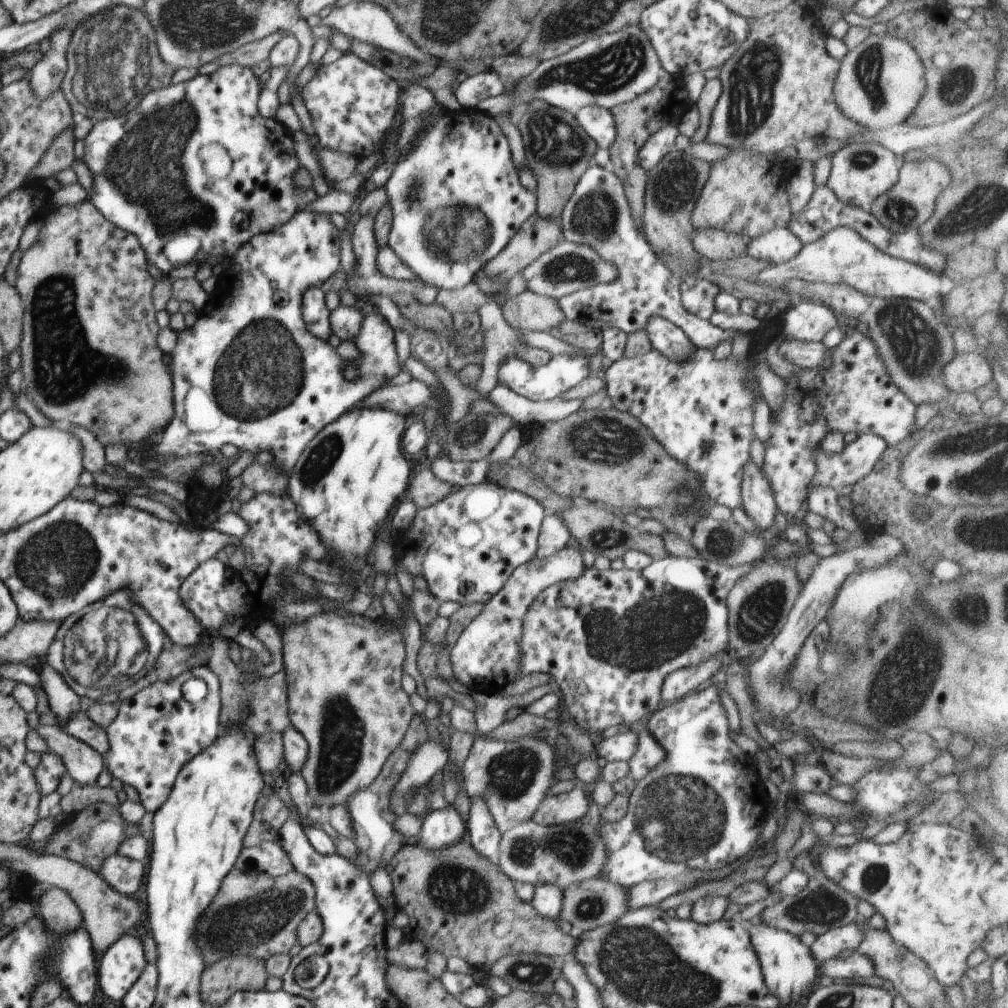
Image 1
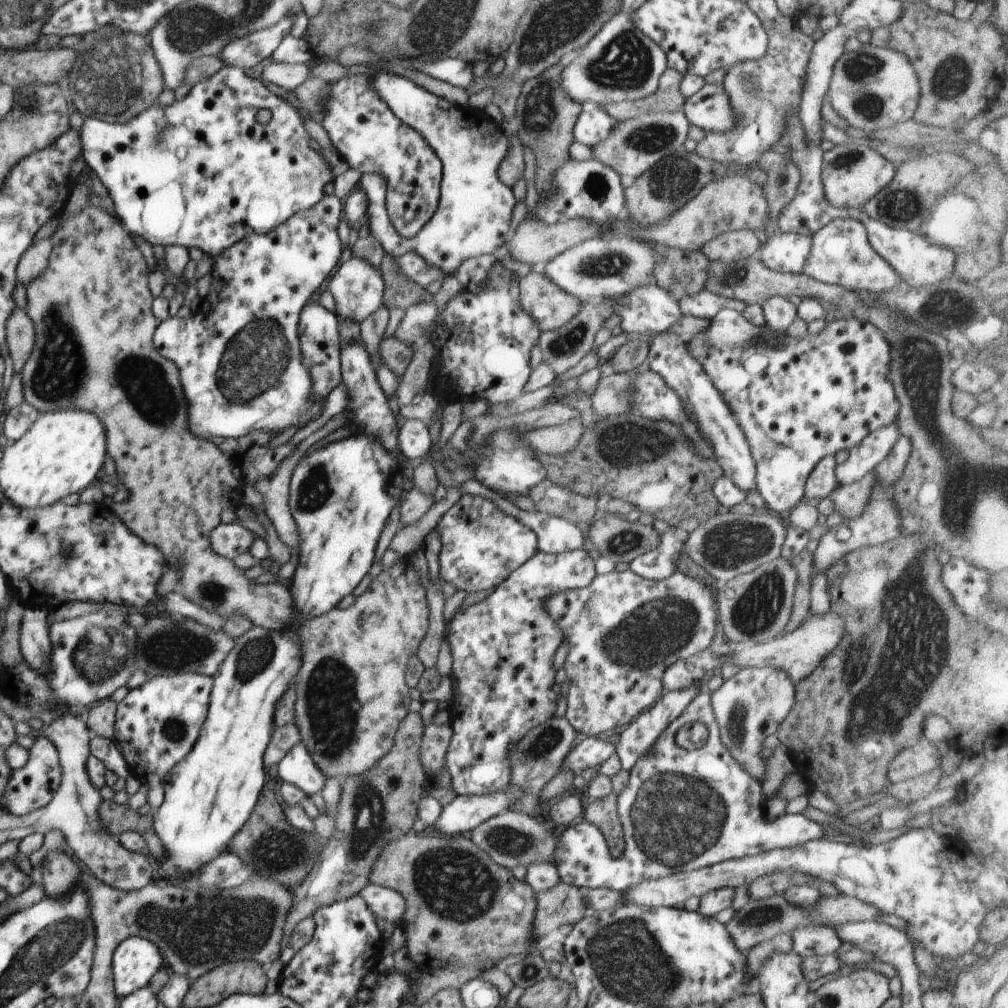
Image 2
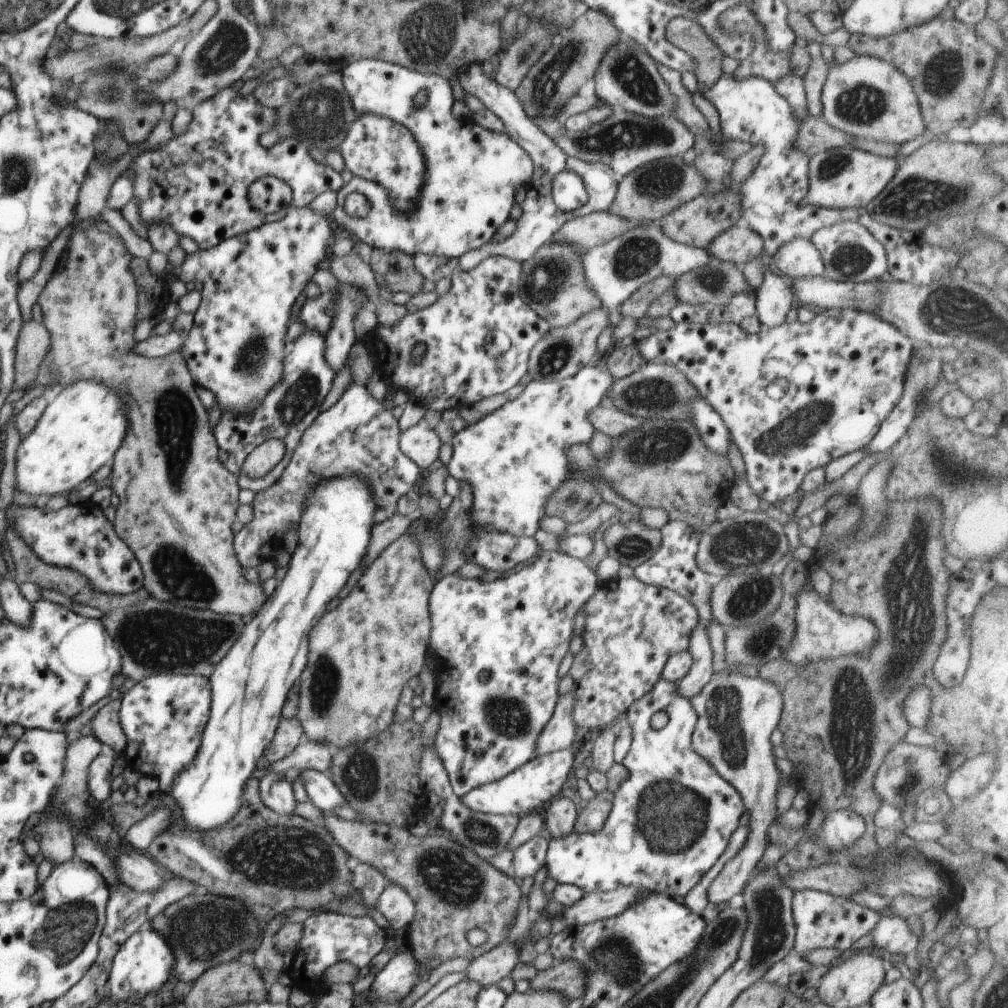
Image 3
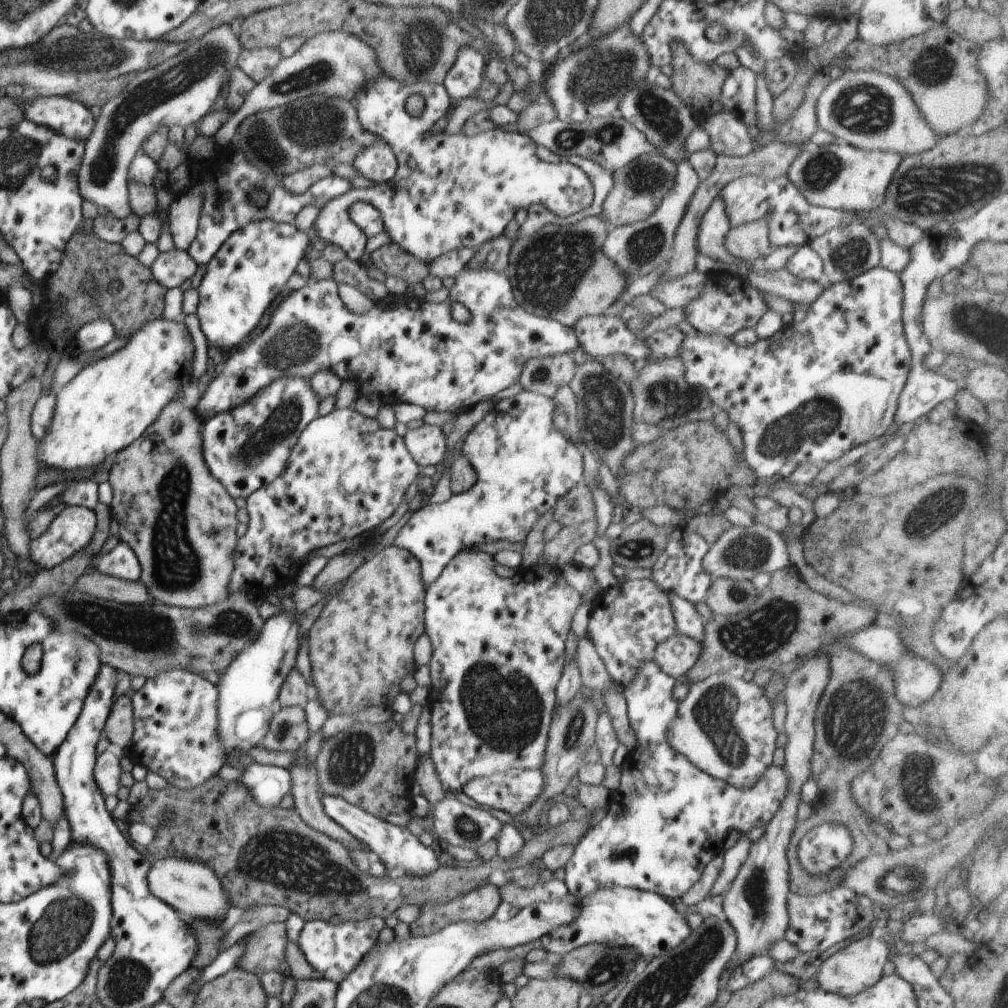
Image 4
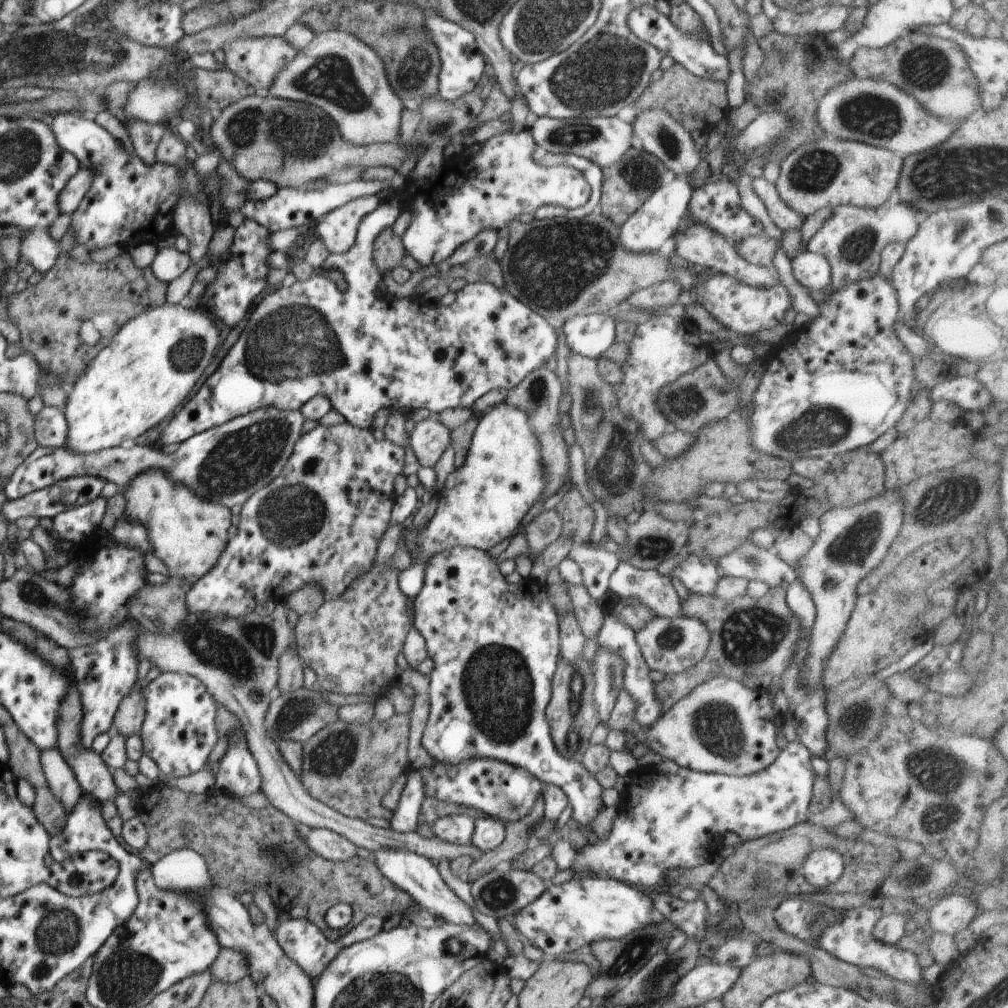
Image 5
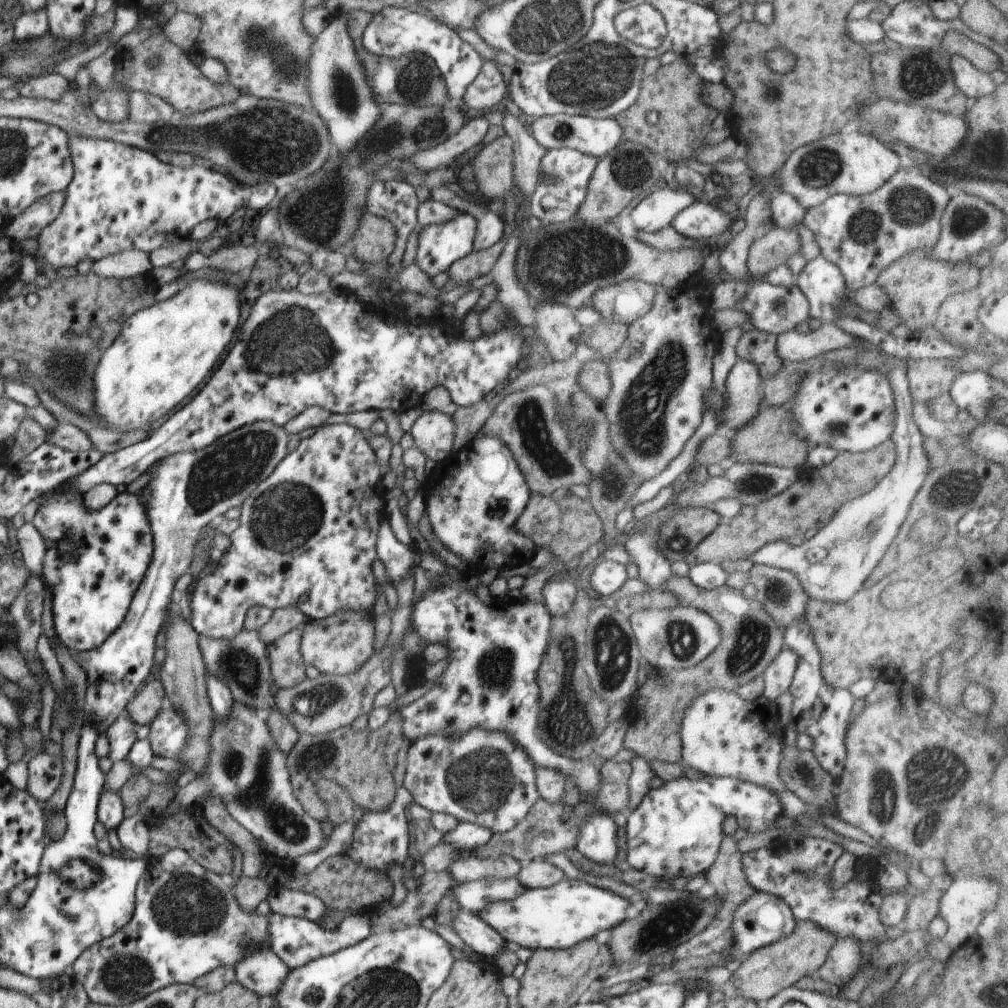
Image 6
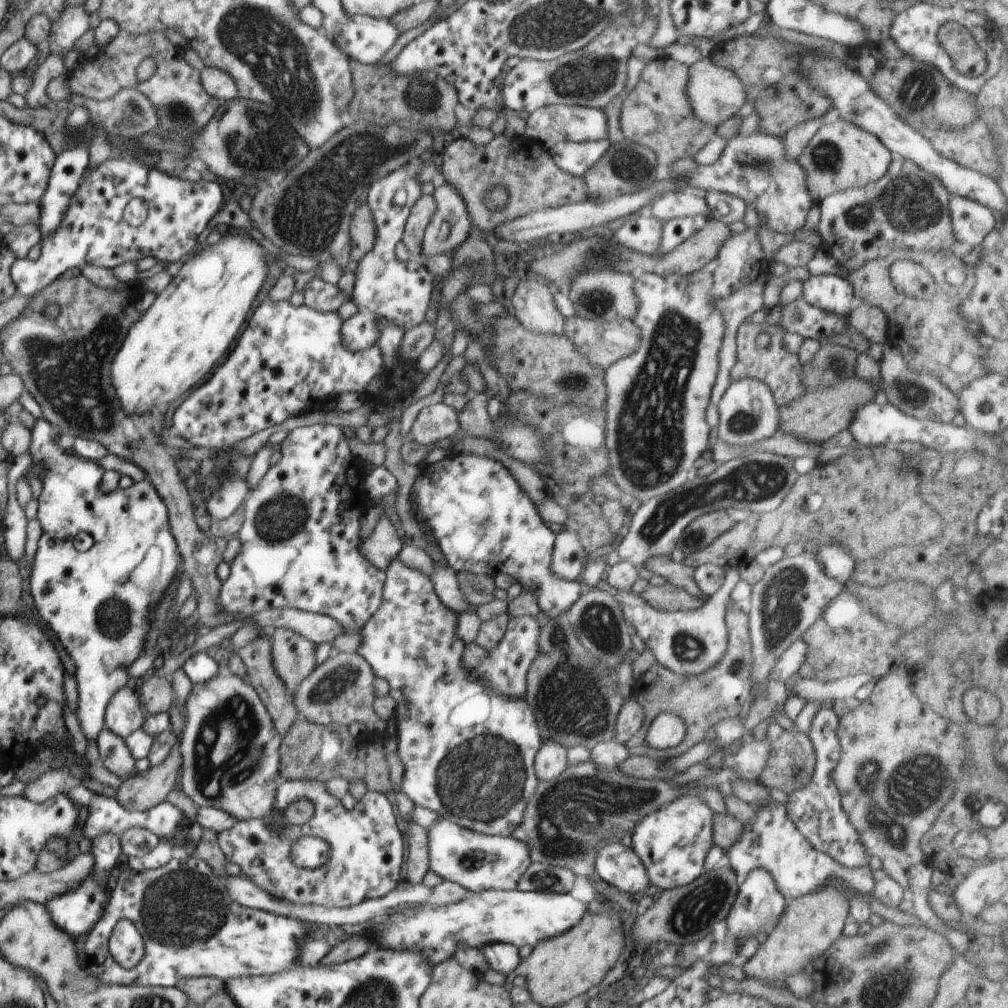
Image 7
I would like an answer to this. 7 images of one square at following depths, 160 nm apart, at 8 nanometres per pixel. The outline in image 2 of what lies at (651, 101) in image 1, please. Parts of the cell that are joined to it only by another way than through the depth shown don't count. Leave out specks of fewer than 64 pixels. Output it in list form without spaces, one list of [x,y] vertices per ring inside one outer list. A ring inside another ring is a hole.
[[[665,246],[656,254],[664,256],[666,263],[659,263],[653,276],[657,282],[667,284],[674,298],[680,299],[683,294],[692,296],[705,289],[711,261],[701,251]]]

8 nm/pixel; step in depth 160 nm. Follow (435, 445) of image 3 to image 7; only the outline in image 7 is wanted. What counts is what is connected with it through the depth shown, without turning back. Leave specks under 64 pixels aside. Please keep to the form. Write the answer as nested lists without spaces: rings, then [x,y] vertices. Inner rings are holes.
[[[440,402],[422,408],[414,422],[410,434],[418,444],[432,446],[446,438],[458,435],[461,431],[457,412]]]

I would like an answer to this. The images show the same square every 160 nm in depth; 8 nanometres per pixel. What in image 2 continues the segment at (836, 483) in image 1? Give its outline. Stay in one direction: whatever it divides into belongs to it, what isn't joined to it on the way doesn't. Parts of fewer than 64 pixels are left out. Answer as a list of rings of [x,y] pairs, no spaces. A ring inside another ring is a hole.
[[[894,423],[872,432],[860,444],[850,448],[848,459],[835,467],[837,484],[840,486],[854,484],[868,472],[873,472],[889,454],[898,438],[900,438],[899,428]]]

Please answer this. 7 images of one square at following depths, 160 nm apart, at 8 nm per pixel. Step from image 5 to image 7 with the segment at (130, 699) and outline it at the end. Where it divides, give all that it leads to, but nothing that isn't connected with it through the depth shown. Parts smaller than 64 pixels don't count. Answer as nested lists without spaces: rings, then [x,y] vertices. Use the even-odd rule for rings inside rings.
[[[152,676],[138,693],[139,700],[150,715],[166,712],[175,702],[173,684],[168,677]]]

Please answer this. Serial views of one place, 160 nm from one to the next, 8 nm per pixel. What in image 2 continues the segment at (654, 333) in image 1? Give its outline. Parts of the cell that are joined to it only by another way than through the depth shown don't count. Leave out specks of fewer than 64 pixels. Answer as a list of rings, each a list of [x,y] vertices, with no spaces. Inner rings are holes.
[[[671,332],[658,334],[650,344],[647,363],[649,368],[653,372],[658,372],[670,389],[680,396],[682,404],[686,406],[686,416],[690,420],[690,425],[694,424],[692,429],[698,430],[698,434],[710,444],[710,448],[714,450],[716,463],[722,468],[723,475],[746,494],[758,490],[756,462],[752,458],[752,452],[743,431],[712,384],[712,380],[706,375],[706,370],[700,364],[700,360],[692,358],[685,336]]]

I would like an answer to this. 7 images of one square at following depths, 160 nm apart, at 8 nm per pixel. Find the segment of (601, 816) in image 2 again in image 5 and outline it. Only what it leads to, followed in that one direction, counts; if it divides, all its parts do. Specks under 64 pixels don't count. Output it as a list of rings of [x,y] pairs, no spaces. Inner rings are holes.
[[[156,785],[147,793],[140,793],[136,800],[135,810],[137,816],[144,822],[148,834],[147,845],[138,856],[150,866],[176,849],[191,848],[203,856],[212,882],[220,890],[234,894],[245,891],[252,893],[257,884],[268,892],[278,909],[288,910],[294,905],[314,908],[320,918],[316,926],[320,926],[319,929],[324,936],[334,934],[334,930],[328,930],[328,927],[333,929],[345,927],[353,919],[353,910],[358,910],[358,908],[362,908],[364,912],[371,915],[374,910],[383,920],[387,920],[390,915],[403,914],[410,904],[417,904],[409,894],[394,886],[392,882],[388,882],[375,861],[368,862],[367,859],[354,857],[352,862],[328,862],[324,857],[312,852],[299,834],[300,824],[270,804],[260,810],[252,810],[234,802],[222,790],[216,788],[207,793],[195,795],[180,790],[178,787]]]

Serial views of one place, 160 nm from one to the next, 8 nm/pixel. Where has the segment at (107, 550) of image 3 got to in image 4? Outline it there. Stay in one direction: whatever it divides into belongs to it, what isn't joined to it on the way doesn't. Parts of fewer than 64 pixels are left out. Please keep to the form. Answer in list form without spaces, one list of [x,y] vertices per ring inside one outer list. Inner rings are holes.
[[[67,506],[52,520],[48,530],[33,540],[31,554],[39,565],[38,569],[52,569],[74,556],[75,553],[84,550],[92,541],[96,525],[97,519],[94,509],[88,509],[84,506]],[[123,541],[106,554],[94,552],[91,562],[94,570],[122,580],[139,581],[142,576],[136,554]]]

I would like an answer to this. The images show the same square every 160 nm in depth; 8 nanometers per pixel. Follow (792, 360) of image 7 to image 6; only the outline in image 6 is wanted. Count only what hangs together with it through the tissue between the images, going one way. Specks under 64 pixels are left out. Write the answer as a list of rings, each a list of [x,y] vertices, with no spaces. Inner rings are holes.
[[[758,329],[744,331],[735,351],[738,359],[757,366],[762,379],[775,376],[784,366],[777,353],[777,336]]]

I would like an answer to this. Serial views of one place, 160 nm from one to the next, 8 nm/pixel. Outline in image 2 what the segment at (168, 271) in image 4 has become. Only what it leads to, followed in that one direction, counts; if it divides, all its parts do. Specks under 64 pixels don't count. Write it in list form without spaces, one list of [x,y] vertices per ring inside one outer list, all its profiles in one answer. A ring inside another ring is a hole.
[[[325,195],[322,200],[317,204],[314,204],[312,208],[307,210],[300,210],[296,212],[286,223],[282,226],[274,229],[272,232],[267,234],[254,234],[254,236],[248,236],[246,239],[240,240],[238,244],[230,246],[224,252],[218,253],[213,256],[214,264],[212,266],[212,285],[207,297],[202,299],[202,306],[196,312],[193,312],[190,318],[180,319],[177,317],[169,318],[162,322],[160,326],[156,327],[153,336],[153,344],[158,353],[162,357],[174,362],[174,366],[178,368],[180,376],[180,384],[182,384],[182,394],[186,392],[186,398],[190,402],[190,428],[192,432],[196,432],[200,436],[200,440],[208,440],[212,442],[216,438],[233,438],[238,440],[240,436],[250,436],[252,432],[276,432],[280,434],[285,430],[294,426],[300,425],[300,428],[308,426],[310,423],[318,420],[324,412],[324,404],[327,398],[320,398],[316,400],[312,392],[312,376],[310,376],[310,370],[306,368],[306,364],[302,364],[302,352],[300,352],[300,336],[299,336],[299,317],[302,308],[306,307],[308,301],[311,300],[312,294],[322,284],[324,280],[330,277],[330,272],[338,266],[342,255],[342,244],[337,234],[337,226],[339,221],[344,218],[344,201],[340,198],[332,195]]]

